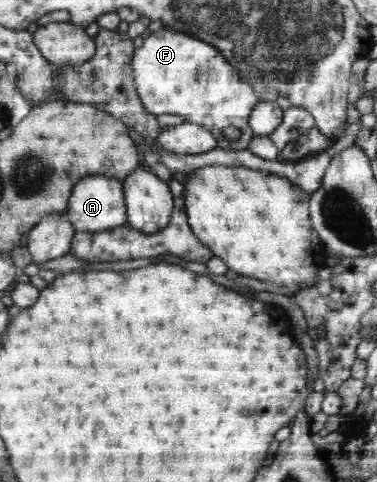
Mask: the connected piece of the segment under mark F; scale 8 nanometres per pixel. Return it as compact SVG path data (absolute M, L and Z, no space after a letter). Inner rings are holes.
M160 28L152 32L141 47L135 49L133 56L134 85L146 111L155 116L169 113L183 117L183 121L202 125L214 135L218 148L246 149L254 137L250 128L249 115L259 95L253 87L240 78L234 67L214 46L188 34L172 29ZM227 127L242 130L236 141L224 137L222 131Z

